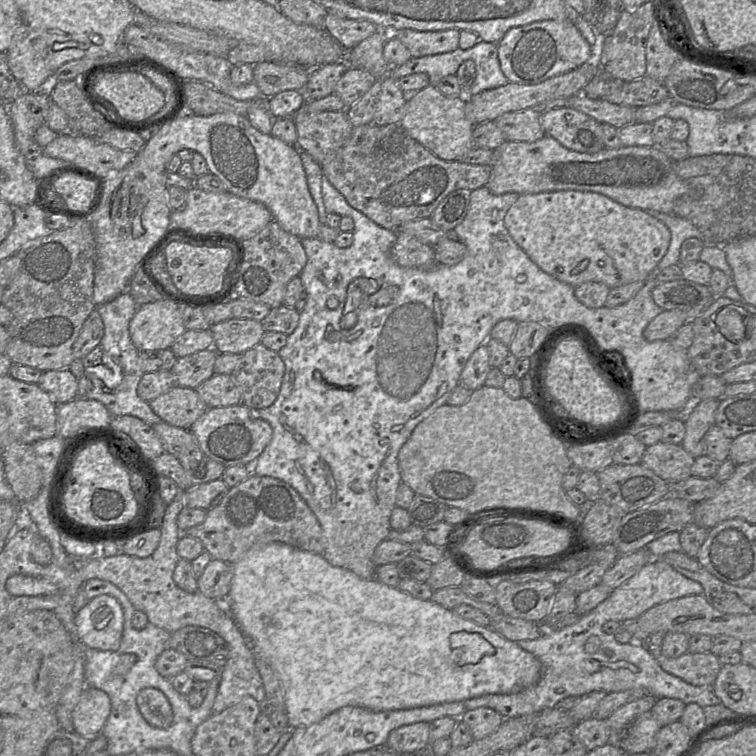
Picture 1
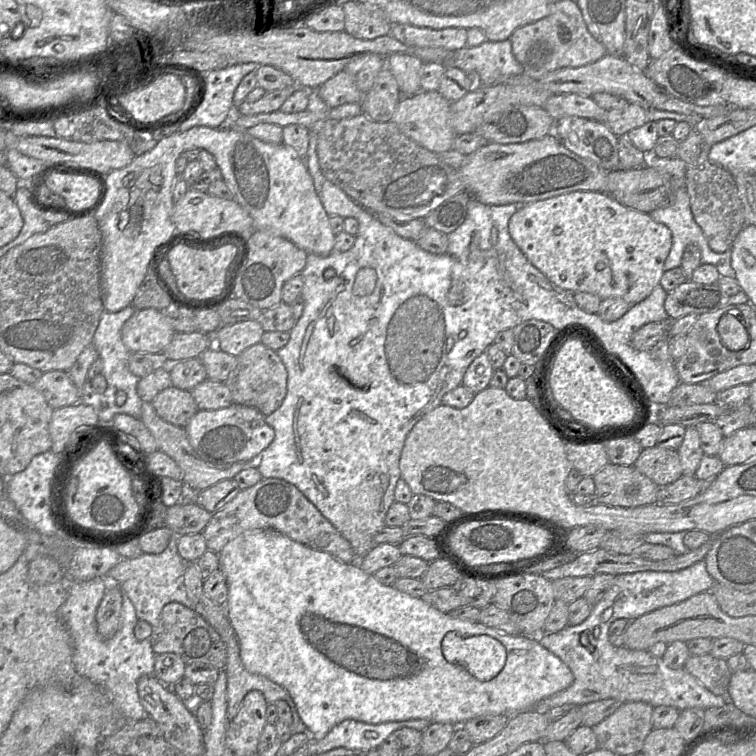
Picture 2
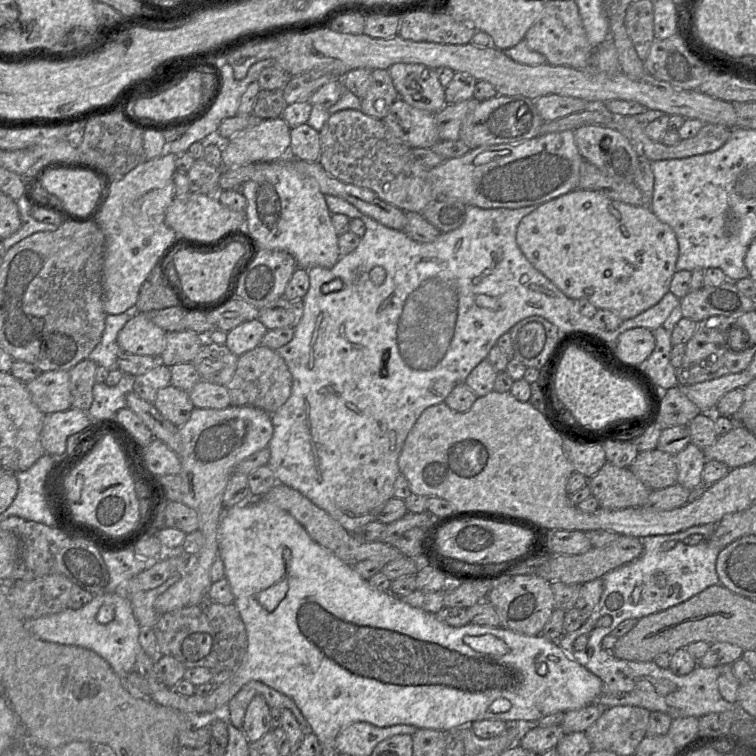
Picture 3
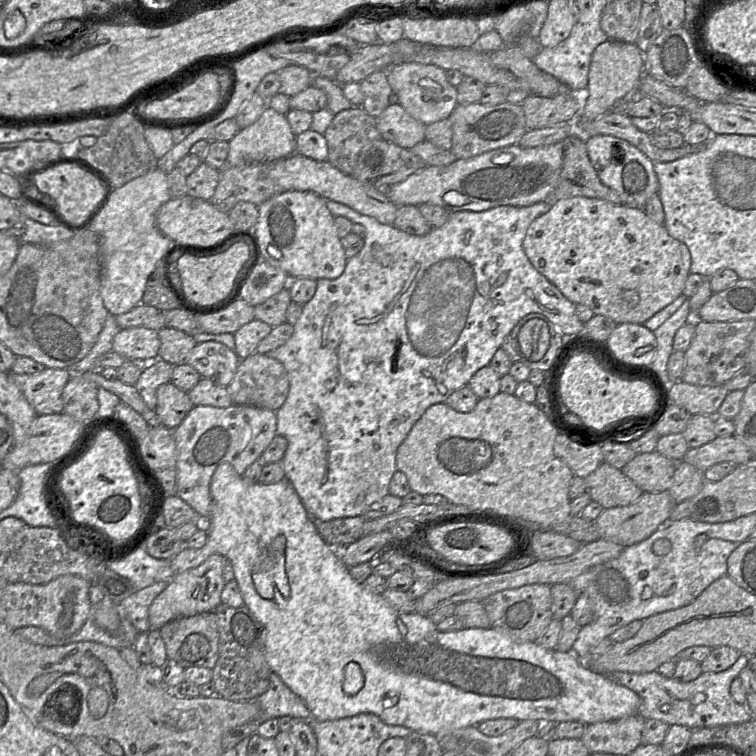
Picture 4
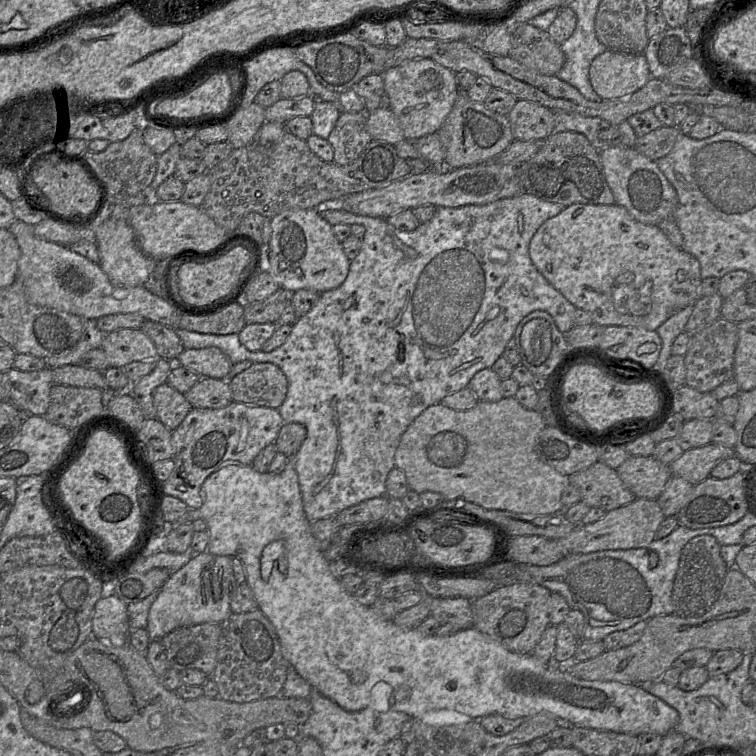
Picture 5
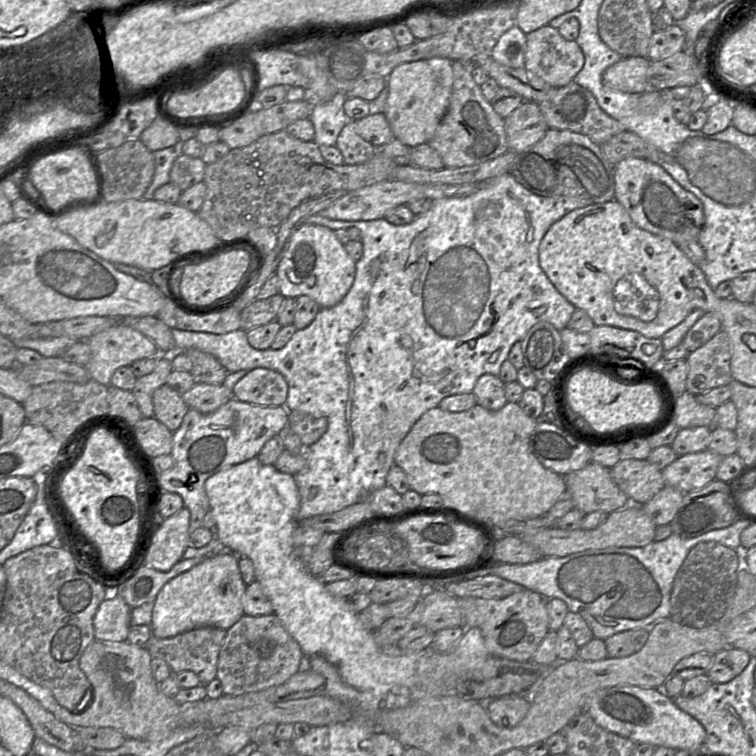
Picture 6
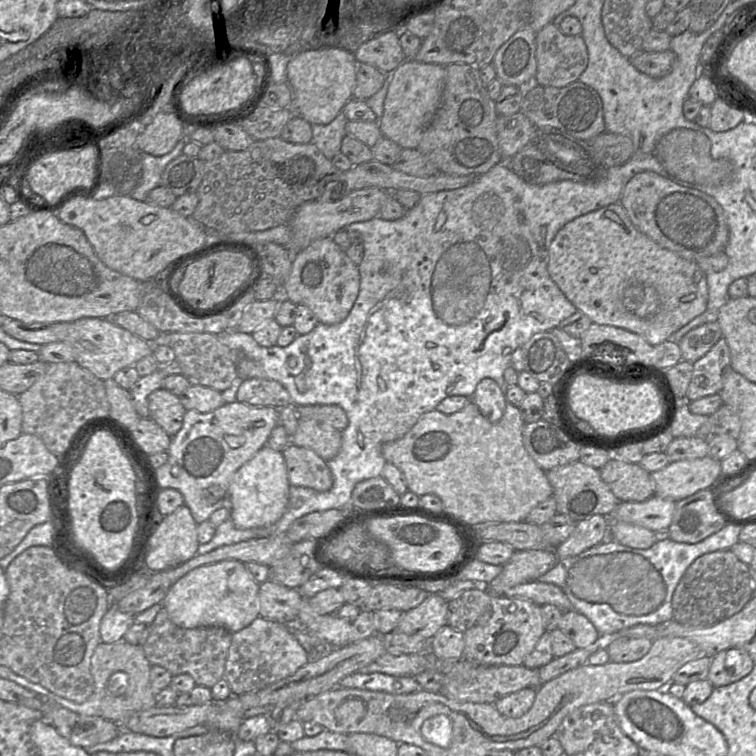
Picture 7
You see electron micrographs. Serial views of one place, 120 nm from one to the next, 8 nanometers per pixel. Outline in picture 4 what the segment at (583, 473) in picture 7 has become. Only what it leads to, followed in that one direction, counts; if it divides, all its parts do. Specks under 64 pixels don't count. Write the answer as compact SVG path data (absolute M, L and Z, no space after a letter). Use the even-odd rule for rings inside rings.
M601 463L585 477L586 493L606 508L626 506L644 493L621 469Z

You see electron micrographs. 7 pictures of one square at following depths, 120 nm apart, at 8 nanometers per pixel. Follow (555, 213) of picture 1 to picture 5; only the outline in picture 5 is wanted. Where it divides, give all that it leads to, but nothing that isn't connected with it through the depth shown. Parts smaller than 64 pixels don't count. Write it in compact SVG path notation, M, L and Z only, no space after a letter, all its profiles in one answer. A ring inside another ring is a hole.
M575 203L564 207L558 215L548 219L539 227L530 241L529 255L543 277L576 308L589 312L593 322L599 326L631 326L654 331L674 314L693 305L700 297L698 288L702 277L699 261L682 248L674 246L657 225L637 221L624 207L616 203L612 205Z

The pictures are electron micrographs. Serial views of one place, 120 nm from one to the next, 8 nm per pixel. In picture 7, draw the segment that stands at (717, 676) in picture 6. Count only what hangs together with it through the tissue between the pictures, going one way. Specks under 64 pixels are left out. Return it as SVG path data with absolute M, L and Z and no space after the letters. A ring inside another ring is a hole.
M730 648L711 657L707 680L713 687L725 686L747 676L755 662L747 652Z

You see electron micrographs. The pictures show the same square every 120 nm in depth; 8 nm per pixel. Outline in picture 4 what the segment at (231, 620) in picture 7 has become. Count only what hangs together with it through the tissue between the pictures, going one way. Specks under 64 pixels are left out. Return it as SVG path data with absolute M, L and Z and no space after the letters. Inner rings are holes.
M214 554L199 566L175 574L168 586L153 600L149 607L150 630L159 630L168 622L180 617L214 612L222 603L221 593L226 585L223 578L223 562L223 556Z

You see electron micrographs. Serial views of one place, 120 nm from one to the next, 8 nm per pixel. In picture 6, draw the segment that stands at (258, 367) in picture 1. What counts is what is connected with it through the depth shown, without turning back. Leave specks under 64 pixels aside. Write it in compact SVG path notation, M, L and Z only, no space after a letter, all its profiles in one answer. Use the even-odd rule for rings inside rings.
M255 368L246 373L234 386L233 398L259 406L284 406L288 384L277 371Z

